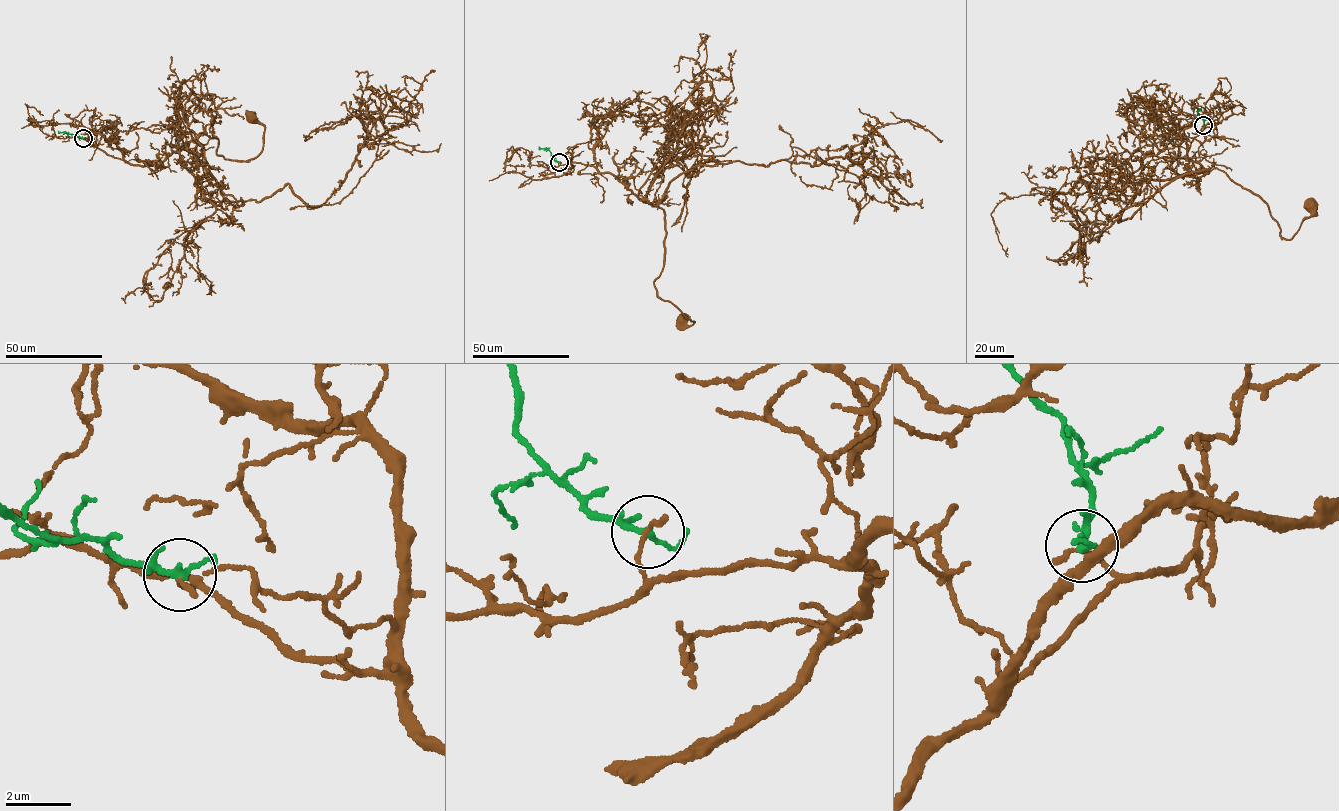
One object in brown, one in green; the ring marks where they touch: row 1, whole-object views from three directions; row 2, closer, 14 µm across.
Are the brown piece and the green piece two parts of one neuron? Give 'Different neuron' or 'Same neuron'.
Different neuron

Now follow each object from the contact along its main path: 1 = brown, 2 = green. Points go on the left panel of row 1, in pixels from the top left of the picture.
1: (83, 138), (141, 166), (202, 132), (240, 161), (262, 151), (265, 128), (251, 115)
2: (83, 138), (58, 131)

